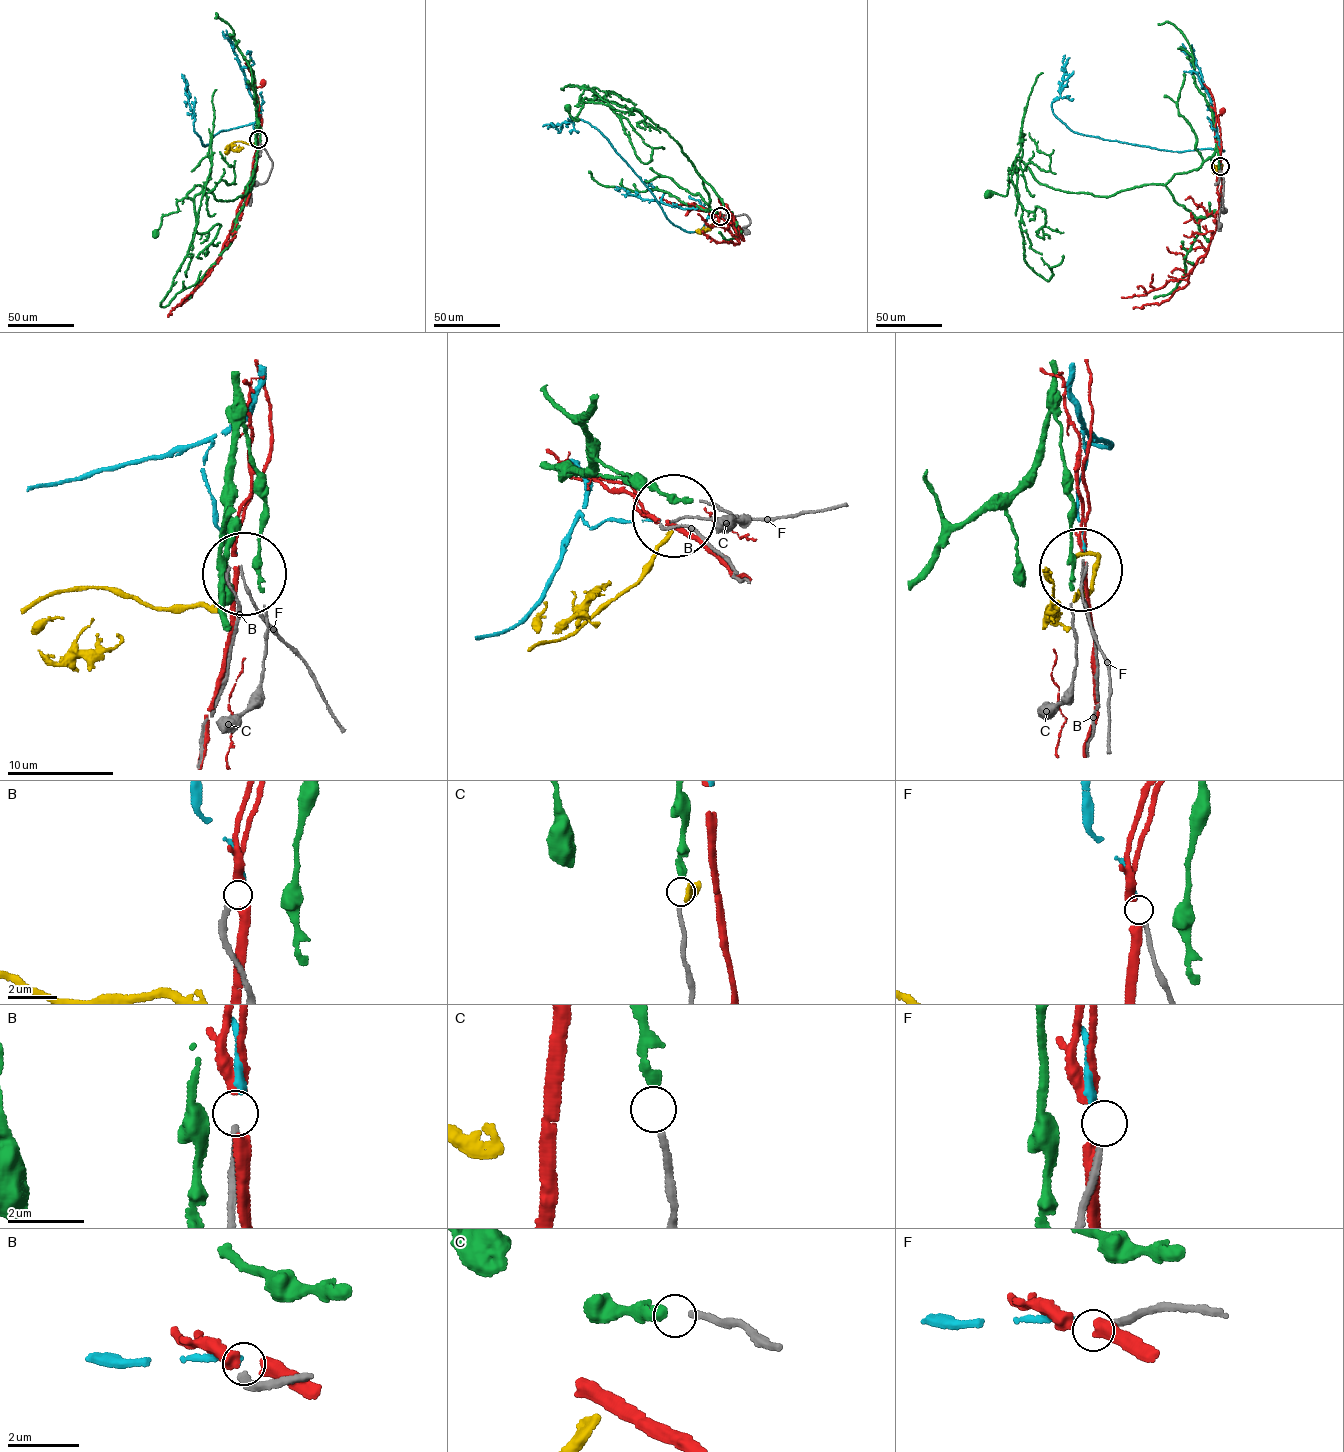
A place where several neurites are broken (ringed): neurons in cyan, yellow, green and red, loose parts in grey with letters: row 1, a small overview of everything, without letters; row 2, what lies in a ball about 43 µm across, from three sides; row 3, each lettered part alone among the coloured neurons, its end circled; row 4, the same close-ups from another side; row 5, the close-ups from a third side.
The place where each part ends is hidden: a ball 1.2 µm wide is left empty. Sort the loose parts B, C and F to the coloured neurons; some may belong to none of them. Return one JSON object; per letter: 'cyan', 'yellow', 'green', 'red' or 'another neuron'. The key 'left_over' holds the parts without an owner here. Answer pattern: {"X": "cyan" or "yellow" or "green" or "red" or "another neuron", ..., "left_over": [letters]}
{"B": "another neuron", "C": "green", "F": "cyan", "left_over": ["B"]}

